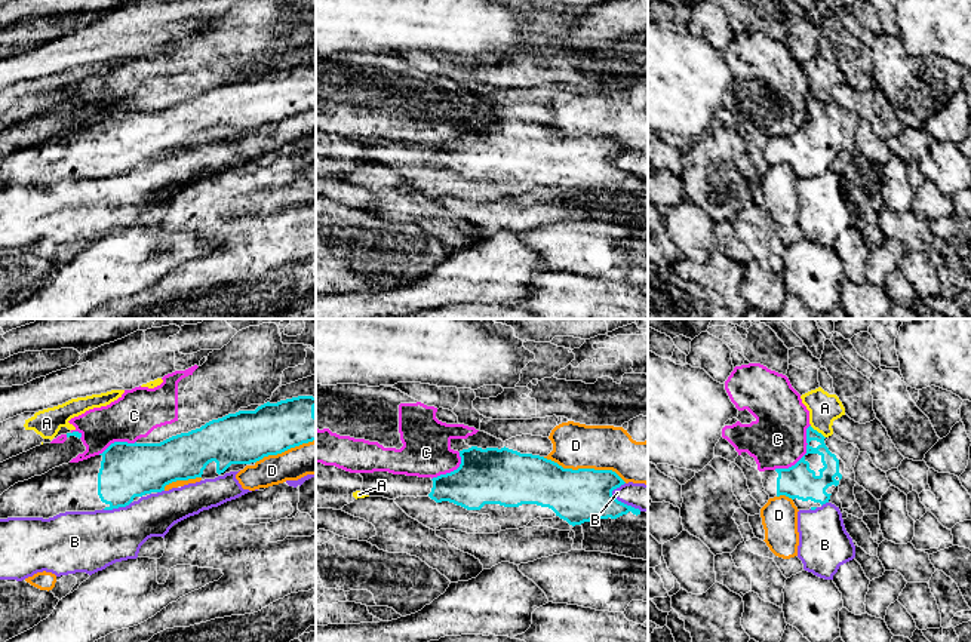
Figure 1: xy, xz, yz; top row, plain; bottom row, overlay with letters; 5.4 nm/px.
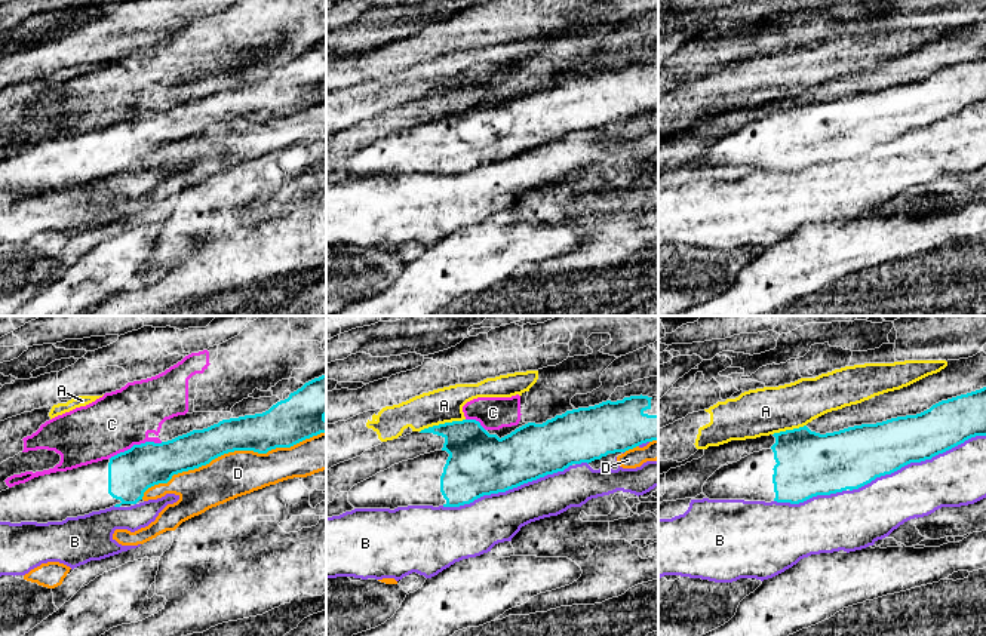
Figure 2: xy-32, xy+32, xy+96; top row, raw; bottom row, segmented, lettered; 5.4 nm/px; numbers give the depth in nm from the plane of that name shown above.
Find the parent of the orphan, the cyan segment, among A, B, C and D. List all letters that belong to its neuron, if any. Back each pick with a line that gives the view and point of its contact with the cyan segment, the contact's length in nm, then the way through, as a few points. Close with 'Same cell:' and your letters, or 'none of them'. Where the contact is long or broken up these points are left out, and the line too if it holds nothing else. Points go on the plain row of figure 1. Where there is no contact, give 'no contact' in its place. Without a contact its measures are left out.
Same cell: none of them

